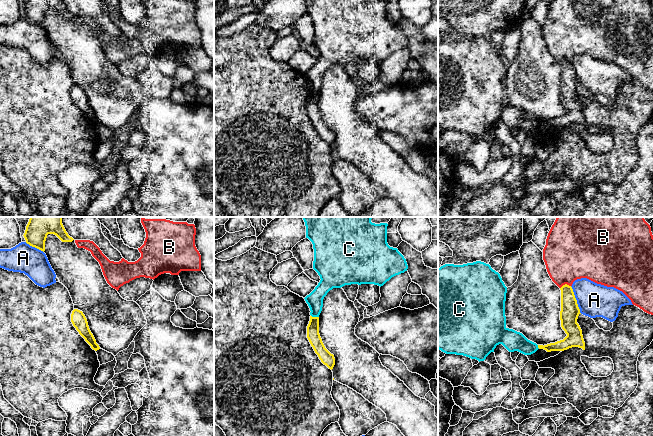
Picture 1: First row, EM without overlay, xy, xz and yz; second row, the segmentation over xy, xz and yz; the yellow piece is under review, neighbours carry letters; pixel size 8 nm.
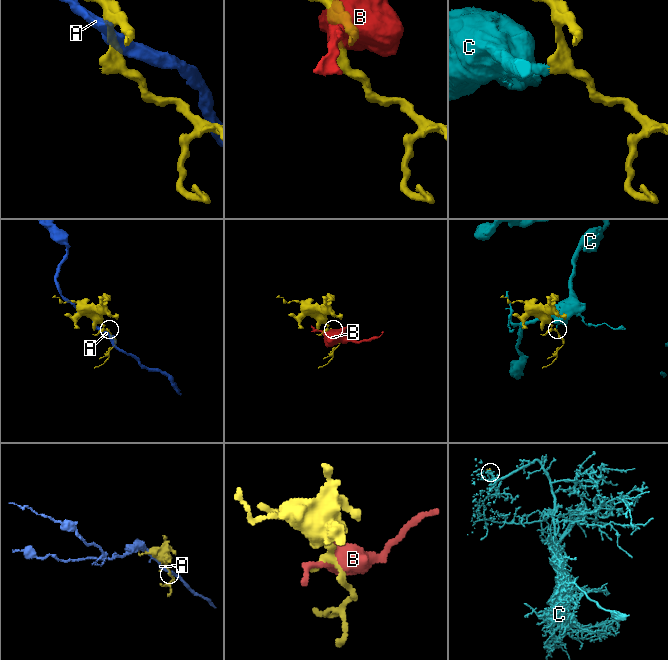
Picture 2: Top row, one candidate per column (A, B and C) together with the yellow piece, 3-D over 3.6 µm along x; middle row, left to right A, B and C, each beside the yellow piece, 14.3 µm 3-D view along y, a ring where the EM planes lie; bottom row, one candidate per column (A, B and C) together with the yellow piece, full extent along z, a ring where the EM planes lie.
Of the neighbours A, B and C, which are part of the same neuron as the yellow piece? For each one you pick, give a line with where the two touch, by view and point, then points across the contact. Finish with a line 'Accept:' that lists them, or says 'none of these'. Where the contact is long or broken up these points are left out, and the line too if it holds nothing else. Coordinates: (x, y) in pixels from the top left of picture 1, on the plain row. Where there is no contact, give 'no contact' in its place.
Accept: none of these

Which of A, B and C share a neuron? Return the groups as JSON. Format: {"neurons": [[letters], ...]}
{"neurons": [["A"], ["B"], ["C"]]}

